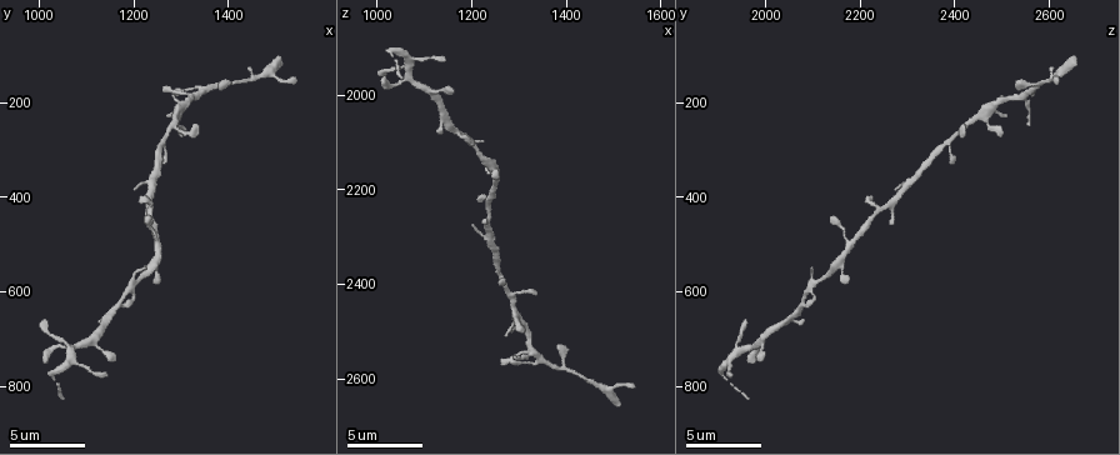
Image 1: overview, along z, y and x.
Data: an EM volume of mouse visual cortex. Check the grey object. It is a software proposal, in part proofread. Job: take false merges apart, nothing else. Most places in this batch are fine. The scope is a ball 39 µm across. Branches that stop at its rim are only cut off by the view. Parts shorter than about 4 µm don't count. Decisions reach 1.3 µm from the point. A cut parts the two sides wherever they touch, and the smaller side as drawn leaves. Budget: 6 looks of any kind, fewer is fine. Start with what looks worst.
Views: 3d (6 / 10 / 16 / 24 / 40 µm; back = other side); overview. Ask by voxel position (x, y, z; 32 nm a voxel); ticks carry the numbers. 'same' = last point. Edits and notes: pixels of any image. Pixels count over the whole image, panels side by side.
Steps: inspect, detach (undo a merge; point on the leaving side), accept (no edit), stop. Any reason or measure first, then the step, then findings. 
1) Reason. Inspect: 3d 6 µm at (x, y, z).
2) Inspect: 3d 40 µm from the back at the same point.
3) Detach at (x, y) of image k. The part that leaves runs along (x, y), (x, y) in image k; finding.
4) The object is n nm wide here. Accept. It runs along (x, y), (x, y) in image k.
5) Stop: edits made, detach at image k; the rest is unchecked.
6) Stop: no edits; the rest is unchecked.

Four or more arms meet. Inspect: 3d 10 µm at (1240, 415, 2260).

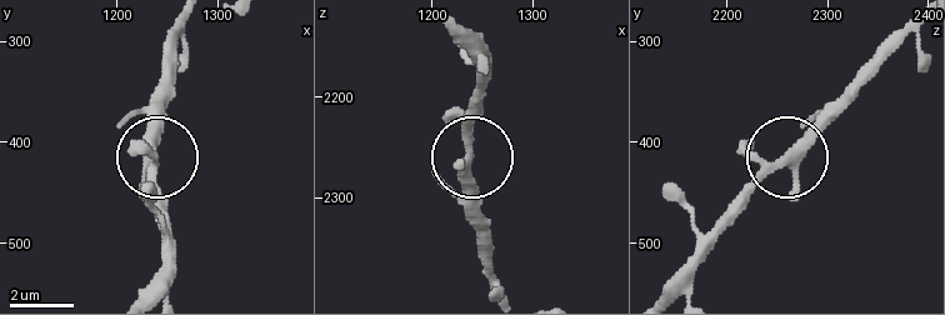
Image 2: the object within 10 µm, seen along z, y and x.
Other side. Inspect: 3d 10 µm from the back at (1236, 414, 2260).

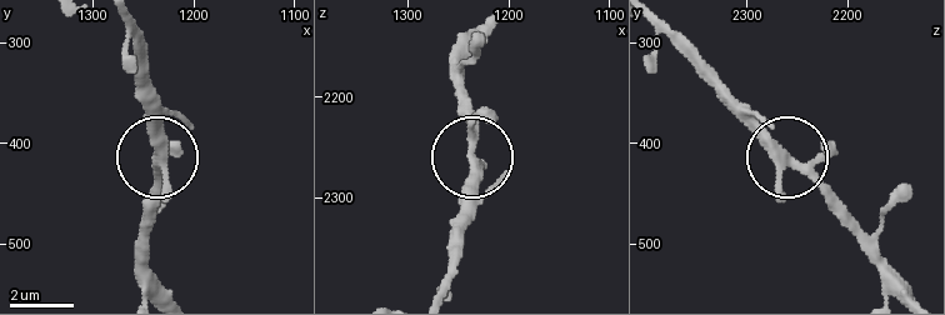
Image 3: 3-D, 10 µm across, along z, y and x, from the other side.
Accept. It runs along (791, 160), (721, 85) in image 3; one cell here.

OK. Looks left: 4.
Inspect: 3d 16 µm at (1375, 165, 2575).

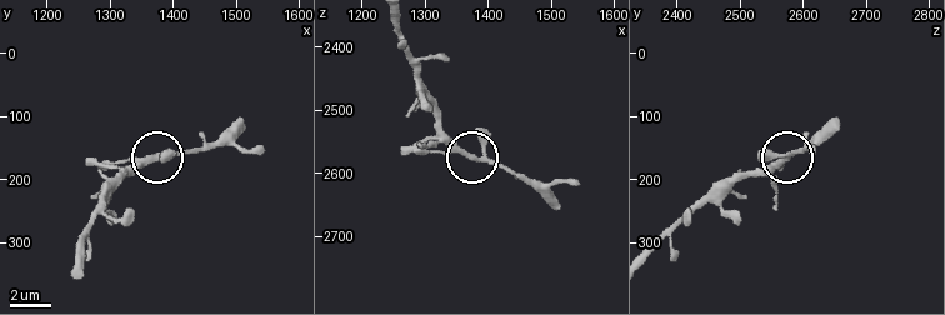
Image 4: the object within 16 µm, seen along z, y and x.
Other side. Inspect: 3d 16 µm from the back at (1375, 165, 2575).

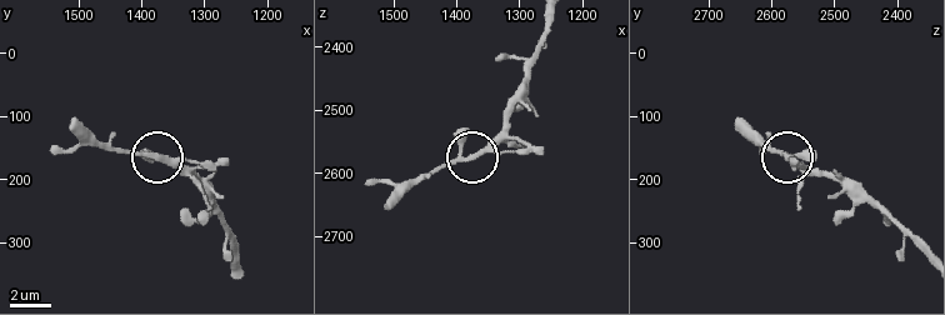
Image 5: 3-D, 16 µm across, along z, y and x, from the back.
The object is 240 nm wide here. Accept. It runs along (923, 253), (883, 211), (831, 178), (771, 151) in image 5; all the same cell.

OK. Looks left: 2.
Sudden change in width. Inspect: 3d 16 µm at (1225, 560, 2135).

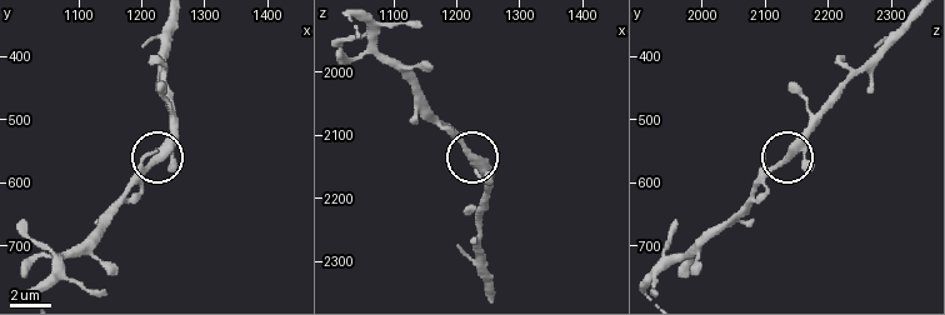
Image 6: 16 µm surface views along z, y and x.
Inspect: 3d 16 µm from the back at (1225, 565, 2130).

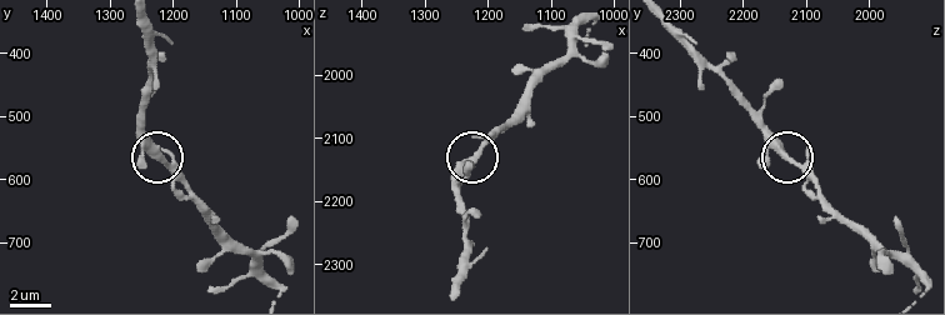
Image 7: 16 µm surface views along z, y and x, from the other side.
Accept. It runs along (709, 68), (753, 121), (816, 185) in image 7; continuous, no second cell.

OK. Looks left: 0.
Stop: no edits; the rest is unchecked.

